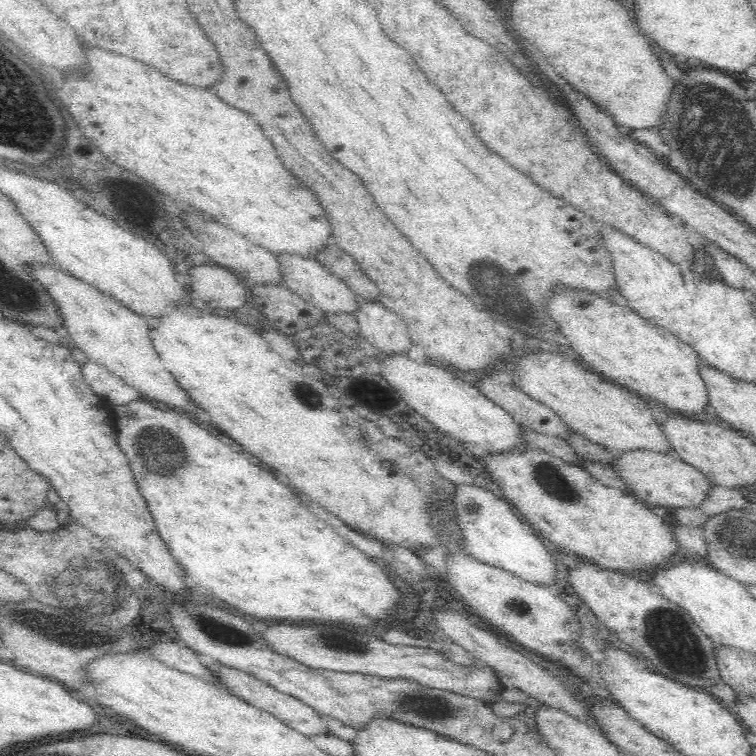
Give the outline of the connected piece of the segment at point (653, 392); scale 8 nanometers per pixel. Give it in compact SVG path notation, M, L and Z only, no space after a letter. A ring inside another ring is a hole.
M560 290L554 298L554 320L560 324L564 336L572 342L572 348L598 372L611 379L612 383L623 386L639 397L662 406L665 412L685 414L688 418L699 418L711 405L711 397L702 378L701 370L704 360L692 346L684 344L674 337L668 330L653 325L645 318L625 305L618 305L590 294L588 291Z

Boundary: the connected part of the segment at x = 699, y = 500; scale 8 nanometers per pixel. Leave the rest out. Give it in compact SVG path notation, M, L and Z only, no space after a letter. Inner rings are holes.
M636 451L620 454L620 457L614 468L628 482L629 492L655 509L668 510L670 513L678 509L700 509L714 488L705 473L676 456Z

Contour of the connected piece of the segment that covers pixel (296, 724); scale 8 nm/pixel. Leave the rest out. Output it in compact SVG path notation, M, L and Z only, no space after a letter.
M209 659L208 663L212 666L212 670L218 673L218 677L231 688L232 695L235 695L244 701L248 701L258 708L267 710L270 714L278 717L278 720L281 720L290 728L298 730L298 732L304 734L306 737L334 736L331 734L330 726L328 726L326 720L324 720L324 714L316 712L316 710L304 701L288 695L285 692L278 692L277 688L270 686L268 683L256 679L249 673L232 668L232 666L228 666L219 660Z

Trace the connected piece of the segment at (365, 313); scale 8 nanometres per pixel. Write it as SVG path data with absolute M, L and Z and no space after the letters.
M359 300L361 311L355 316L360 323L361 336L374 347L379 355L397 357L406 355L413 342L407 325L383 304Z

